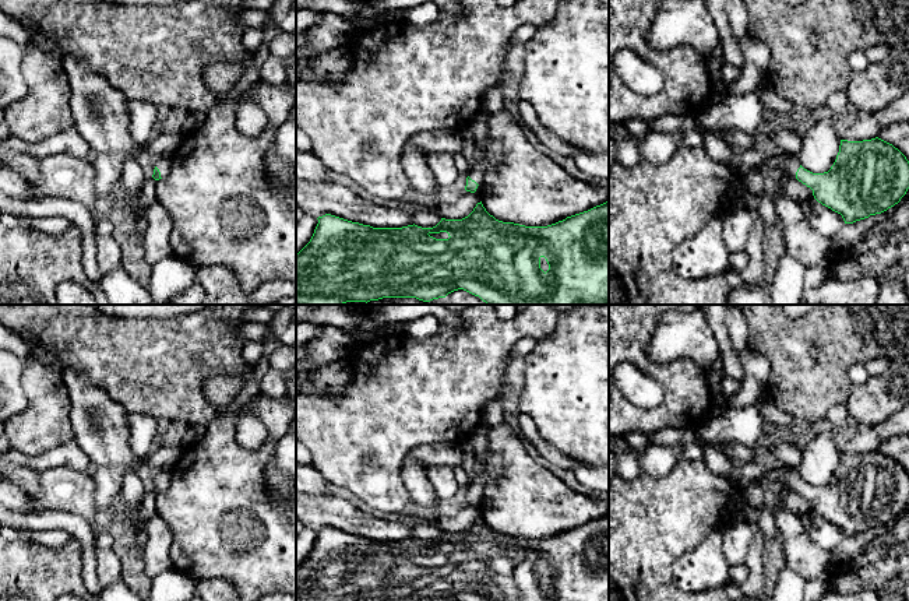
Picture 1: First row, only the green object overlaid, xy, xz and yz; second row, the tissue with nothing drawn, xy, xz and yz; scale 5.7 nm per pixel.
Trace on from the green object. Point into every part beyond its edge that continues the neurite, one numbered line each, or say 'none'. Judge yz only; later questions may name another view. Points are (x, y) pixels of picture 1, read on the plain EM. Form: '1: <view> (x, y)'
1: yz (749, 468)

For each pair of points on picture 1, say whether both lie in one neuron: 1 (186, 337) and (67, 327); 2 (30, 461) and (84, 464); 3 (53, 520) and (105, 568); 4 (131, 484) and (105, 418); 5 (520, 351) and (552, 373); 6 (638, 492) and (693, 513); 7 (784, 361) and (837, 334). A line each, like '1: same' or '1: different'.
1: same
2: same
3: different
4: same
5: different
6: same
7: same

